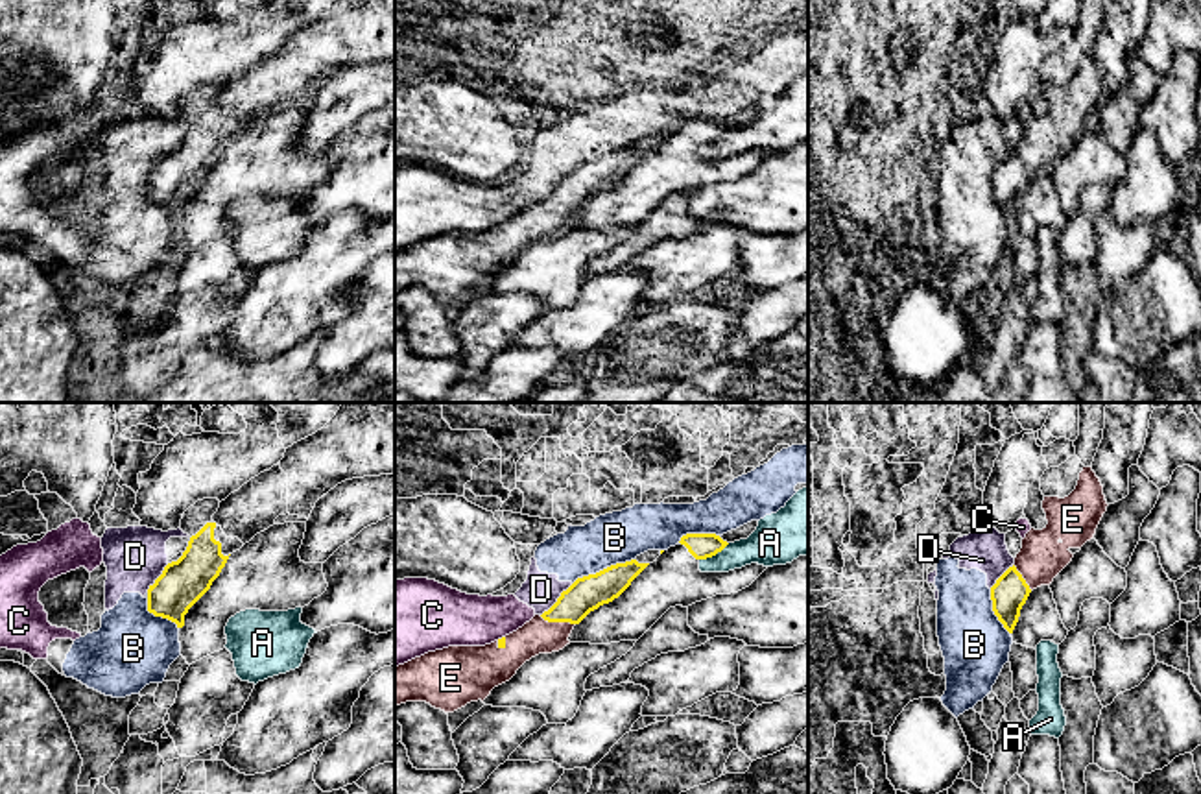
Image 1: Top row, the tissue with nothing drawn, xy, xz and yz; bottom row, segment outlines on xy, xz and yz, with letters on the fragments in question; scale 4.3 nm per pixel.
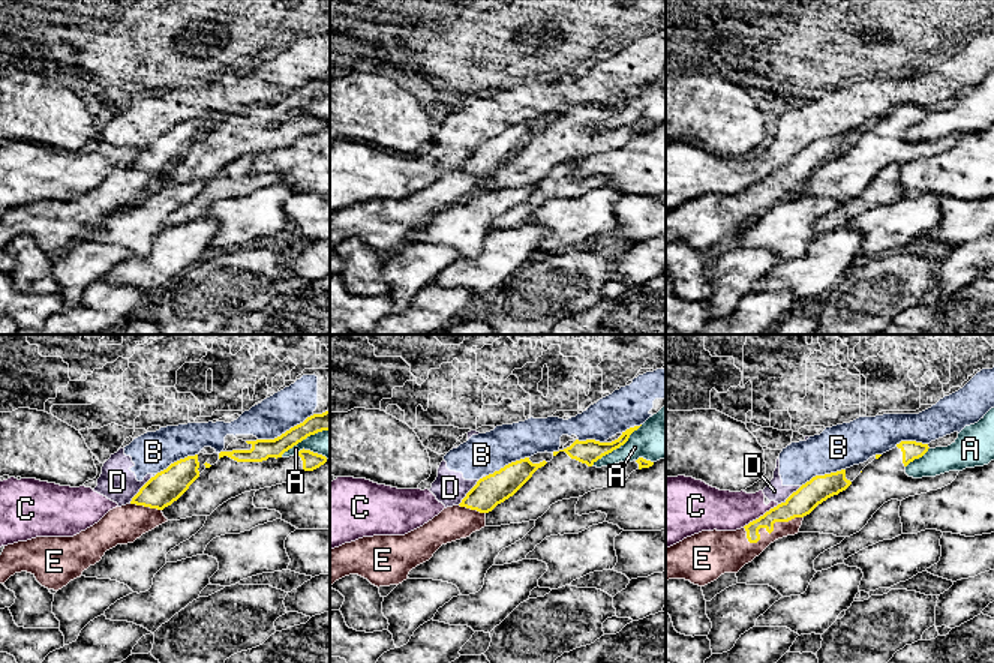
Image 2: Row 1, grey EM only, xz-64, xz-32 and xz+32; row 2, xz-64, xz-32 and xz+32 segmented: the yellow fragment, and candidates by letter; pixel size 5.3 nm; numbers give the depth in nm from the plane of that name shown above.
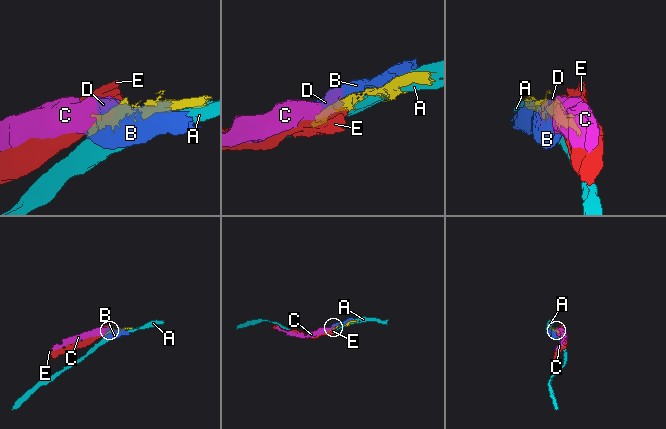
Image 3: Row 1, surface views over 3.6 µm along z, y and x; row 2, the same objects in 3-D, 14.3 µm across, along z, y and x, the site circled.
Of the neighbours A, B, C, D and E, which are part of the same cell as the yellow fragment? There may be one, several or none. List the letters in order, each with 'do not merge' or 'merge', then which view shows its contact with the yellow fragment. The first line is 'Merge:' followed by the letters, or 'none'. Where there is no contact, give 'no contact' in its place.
Merge: none
A: do not merge; meets yellow in xz
B: do not merge; meets yellow in xz
C: do not merge; meets yellow in xz
D: do not merge; meets yellow in xz
E: do not merge; meets yellow in xz

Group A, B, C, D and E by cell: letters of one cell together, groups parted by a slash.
A / B C D / E

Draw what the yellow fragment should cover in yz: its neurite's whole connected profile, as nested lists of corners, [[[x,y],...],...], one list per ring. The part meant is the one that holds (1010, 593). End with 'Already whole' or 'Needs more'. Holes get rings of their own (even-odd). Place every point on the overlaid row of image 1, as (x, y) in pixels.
[[[1009,567],[991,587],[993,611],[1011,633],[1009,663],[1015,698],[1022,700],[1037,689],[1037,644],[1052,641],[1061,644],[1064,628],[1050,585],[1029,589],[1017,567]]]. Needs more

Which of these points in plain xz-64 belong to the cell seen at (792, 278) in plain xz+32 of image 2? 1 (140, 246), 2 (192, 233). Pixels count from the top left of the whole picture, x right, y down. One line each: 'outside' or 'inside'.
1: outside
2: inside

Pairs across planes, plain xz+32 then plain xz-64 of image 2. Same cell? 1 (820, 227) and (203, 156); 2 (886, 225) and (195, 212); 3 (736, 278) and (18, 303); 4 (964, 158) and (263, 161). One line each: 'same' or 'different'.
1: different
2: different
3: different
4: same

